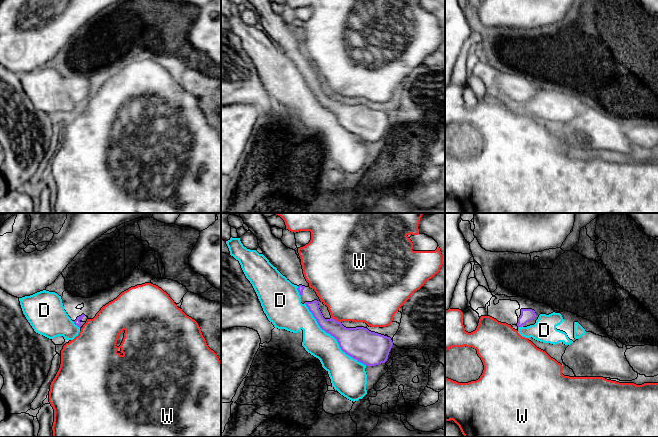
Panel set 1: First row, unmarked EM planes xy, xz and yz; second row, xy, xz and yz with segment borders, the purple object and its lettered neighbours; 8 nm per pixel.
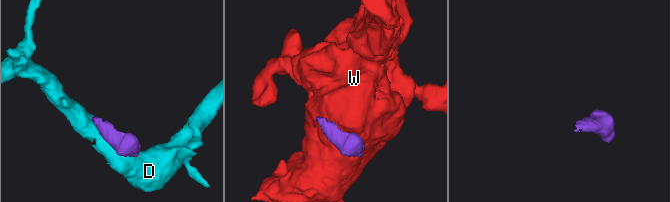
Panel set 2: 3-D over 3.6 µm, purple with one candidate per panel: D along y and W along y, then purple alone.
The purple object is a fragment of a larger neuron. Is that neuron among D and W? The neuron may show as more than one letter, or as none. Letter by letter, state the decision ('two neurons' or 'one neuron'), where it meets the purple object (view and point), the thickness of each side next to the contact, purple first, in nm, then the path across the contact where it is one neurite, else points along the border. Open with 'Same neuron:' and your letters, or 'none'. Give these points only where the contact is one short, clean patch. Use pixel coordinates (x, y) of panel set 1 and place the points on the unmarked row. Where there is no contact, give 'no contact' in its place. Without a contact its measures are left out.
Same neuron: none
D: two neurons; meets purple in xz at (333, 112); 260 nm thick on the purple side, 220 nm on the other
W: two neurons; meets purple in xz at (335, 96); 240 nm thick on the purple side, 440 nm on the other; border along xz (331, 93), (340, 98)

